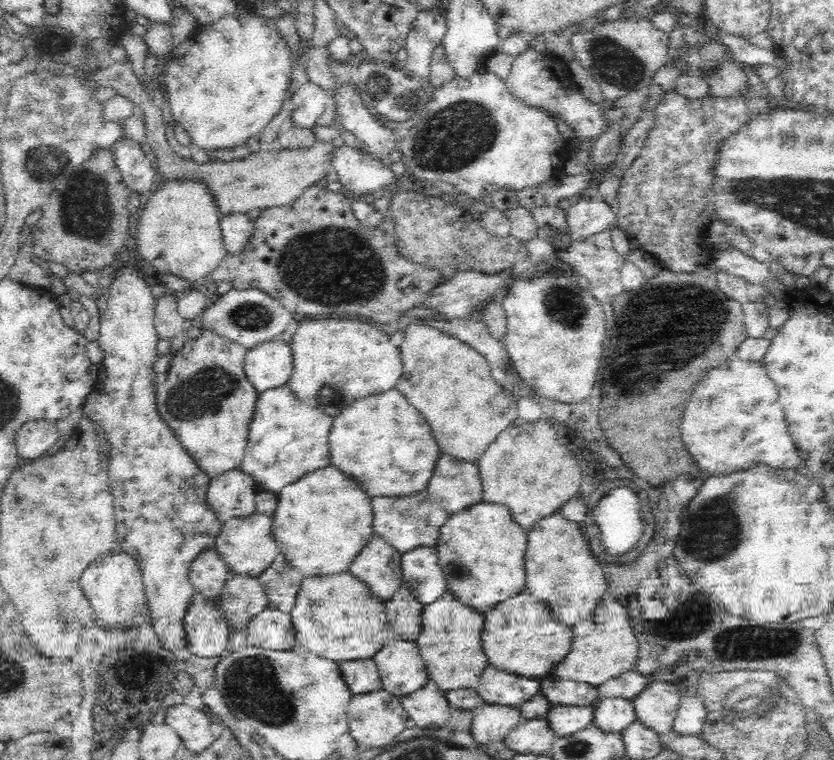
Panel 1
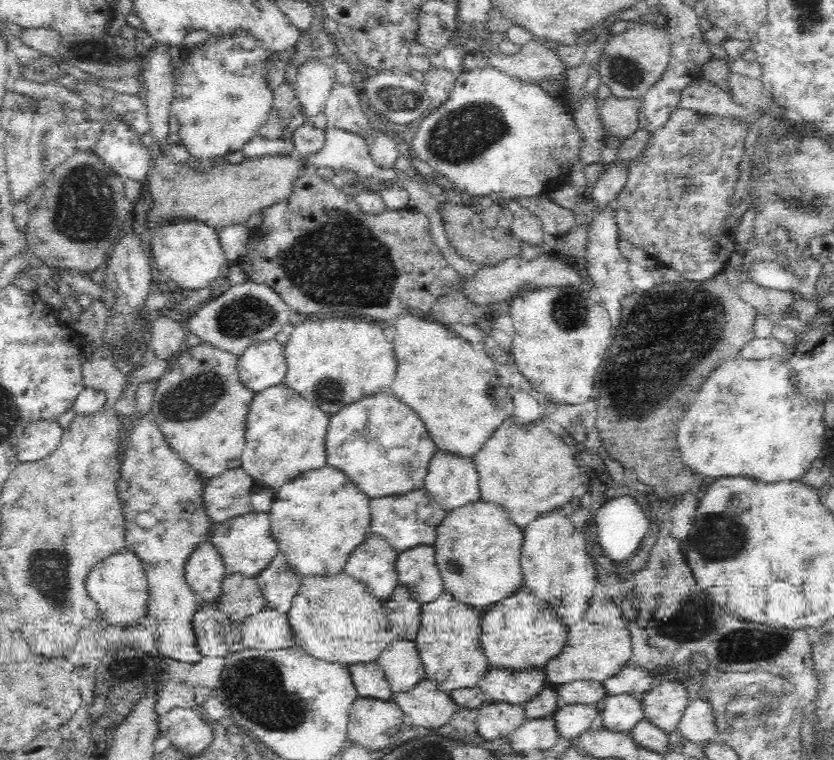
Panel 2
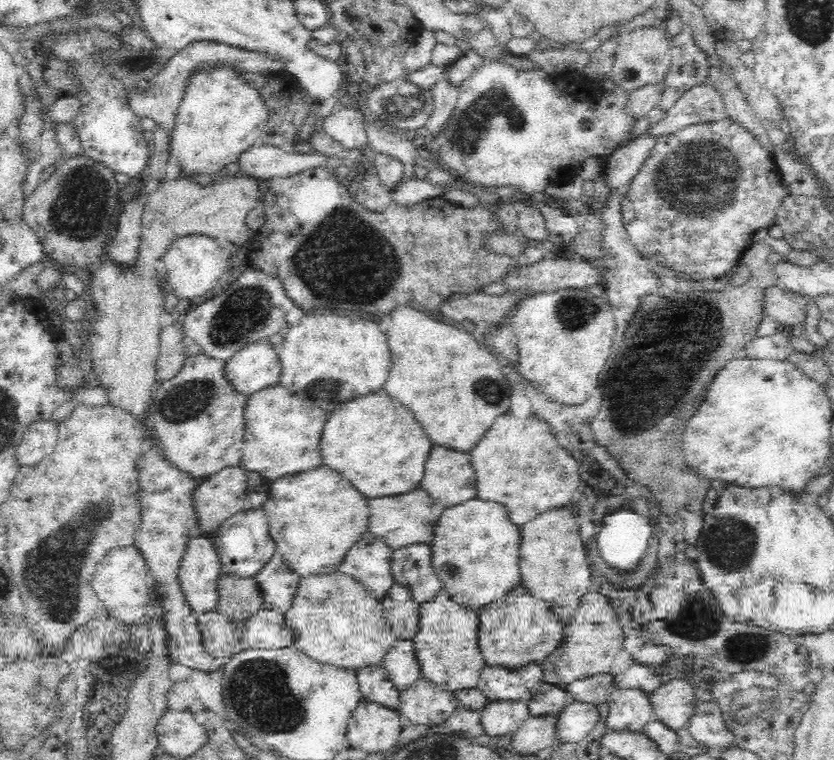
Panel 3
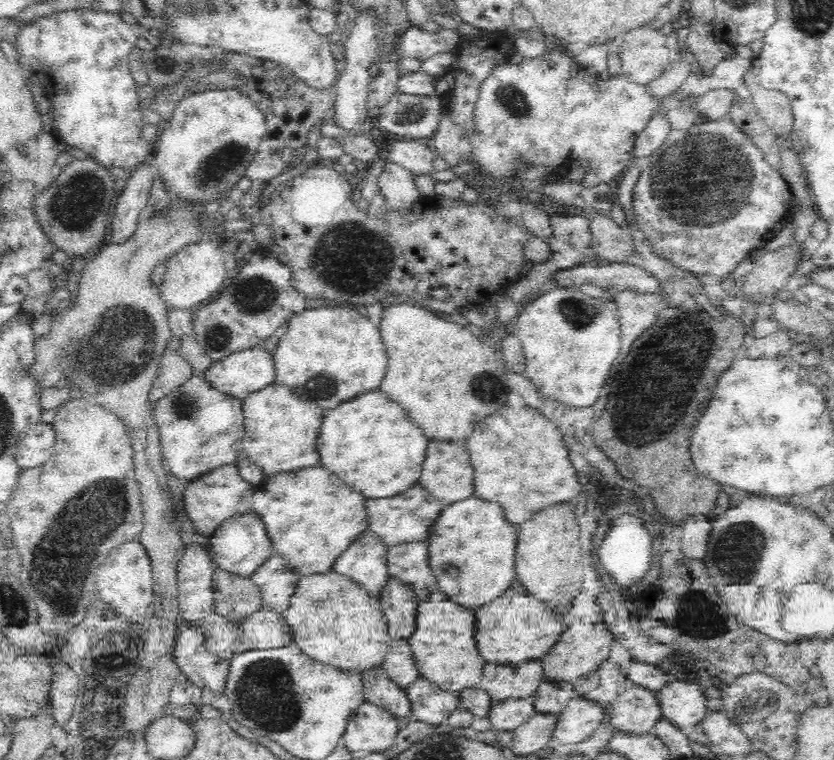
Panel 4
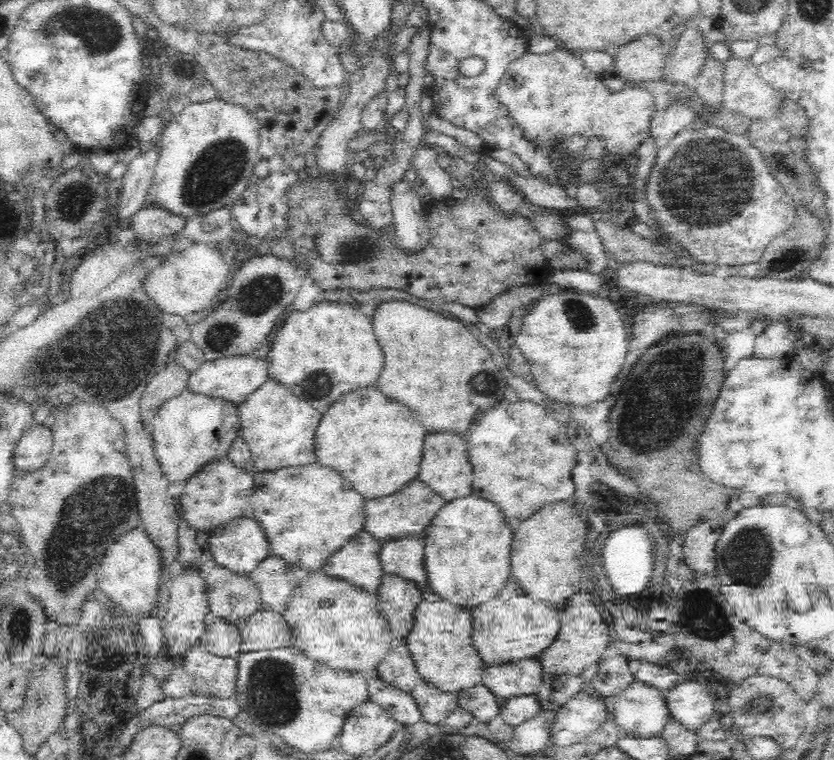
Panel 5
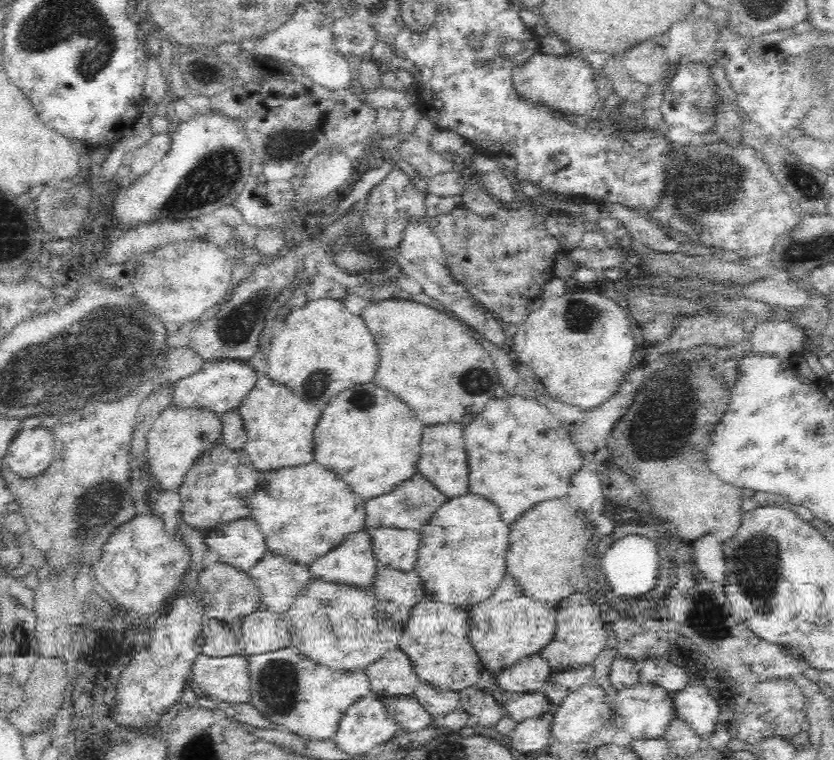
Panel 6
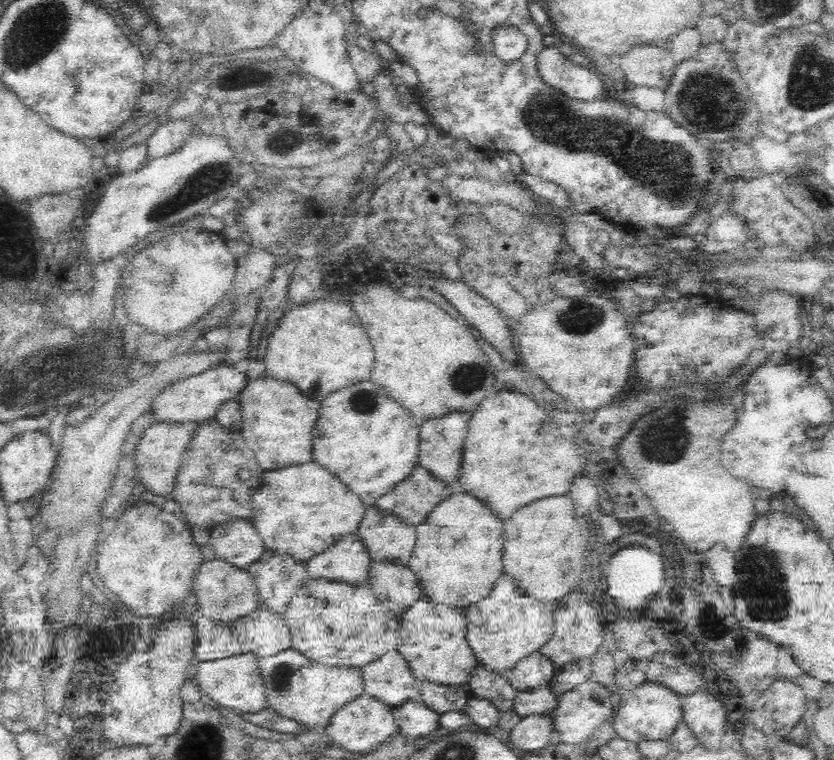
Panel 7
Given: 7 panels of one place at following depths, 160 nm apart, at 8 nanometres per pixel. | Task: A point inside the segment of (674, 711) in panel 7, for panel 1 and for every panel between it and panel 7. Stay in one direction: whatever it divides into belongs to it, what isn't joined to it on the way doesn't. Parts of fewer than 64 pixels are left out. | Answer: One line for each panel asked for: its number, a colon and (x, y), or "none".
1: (613, 714)
2: (622, 712)
3: (630, 709)
4: (636, 710)
5: (641, 710)
6: (644, 710)

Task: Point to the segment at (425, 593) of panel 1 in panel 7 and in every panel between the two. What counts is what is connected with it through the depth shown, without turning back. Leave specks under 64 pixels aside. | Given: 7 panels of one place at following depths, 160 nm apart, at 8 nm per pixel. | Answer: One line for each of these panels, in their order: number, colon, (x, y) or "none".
2: (416, 568)
3: (411, 565)
4: (408, 562)
5: (404, 557)
6: (396, 547)
7: (386, 537)

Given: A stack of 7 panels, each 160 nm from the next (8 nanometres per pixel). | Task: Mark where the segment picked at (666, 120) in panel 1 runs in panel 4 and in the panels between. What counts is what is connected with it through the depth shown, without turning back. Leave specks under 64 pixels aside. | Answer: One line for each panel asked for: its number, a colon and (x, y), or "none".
2: (679, 199)
3: (696, 204)
4: (708, 198)

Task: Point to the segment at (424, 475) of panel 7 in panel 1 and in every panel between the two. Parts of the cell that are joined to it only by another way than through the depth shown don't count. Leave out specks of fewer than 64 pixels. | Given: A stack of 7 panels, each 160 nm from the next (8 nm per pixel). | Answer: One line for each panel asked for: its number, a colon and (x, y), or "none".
1: (405, 522)
2: (405, 521)
3: (410, 517)
4: (398, 519)
5: (409, 511)
6: (410, 505)

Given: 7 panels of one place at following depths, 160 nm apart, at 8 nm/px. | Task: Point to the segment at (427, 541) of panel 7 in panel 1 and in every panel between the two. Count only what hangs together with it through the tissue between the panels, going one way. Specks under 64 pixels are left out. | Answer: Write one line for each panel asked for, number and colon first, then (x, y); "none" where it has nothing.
1: (480, 550)
2: (477, 548)
3: (475, 553)
4: (471, 545)
5: (467, 560)
6: (461, 557)

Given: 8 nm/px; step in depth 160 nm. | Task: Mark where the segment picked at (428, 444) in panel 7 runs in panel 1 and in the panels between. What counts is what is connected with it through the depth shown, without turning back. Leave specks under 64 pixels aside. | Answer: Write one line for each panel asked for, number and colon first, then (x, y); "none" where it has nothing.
1: (456, 484)
2: (452, 480)
3: (449, 476)
4: (447, 474)
5: (445, 468)
6: (443, 461)

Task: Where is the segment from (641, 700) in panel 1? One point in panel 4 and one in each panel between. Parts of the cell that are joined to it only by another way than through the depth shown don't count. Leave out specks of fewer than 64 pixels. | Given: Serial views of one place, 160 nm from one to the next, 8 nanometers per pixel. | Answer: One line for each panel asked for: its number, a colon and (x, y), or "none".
2: (664, 705)
3: (674, 703)
4: (684, 704)

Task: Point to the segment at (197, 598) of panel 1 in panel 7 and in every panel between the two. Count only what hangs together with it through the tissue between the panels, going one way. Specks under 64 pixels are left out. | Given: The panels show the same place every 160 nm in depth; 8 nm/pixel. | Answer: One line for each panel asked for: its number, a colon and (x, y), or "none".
2: (214, 634)
3: (218, 632)
4: (220, 634)
5: (221, 638)
6: (220, 640)
7: (214, 640)

